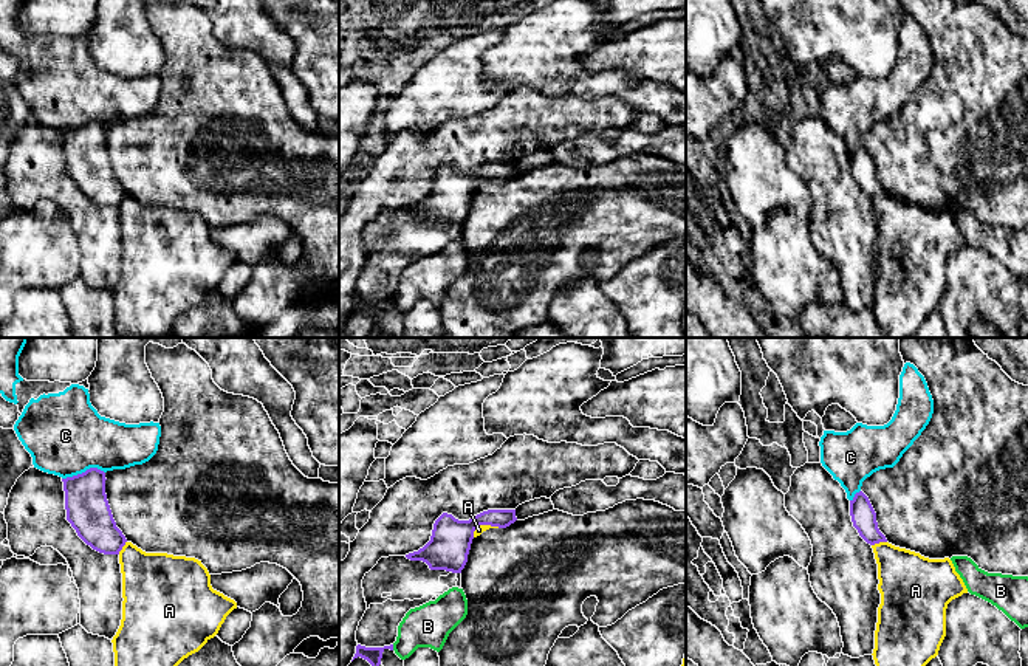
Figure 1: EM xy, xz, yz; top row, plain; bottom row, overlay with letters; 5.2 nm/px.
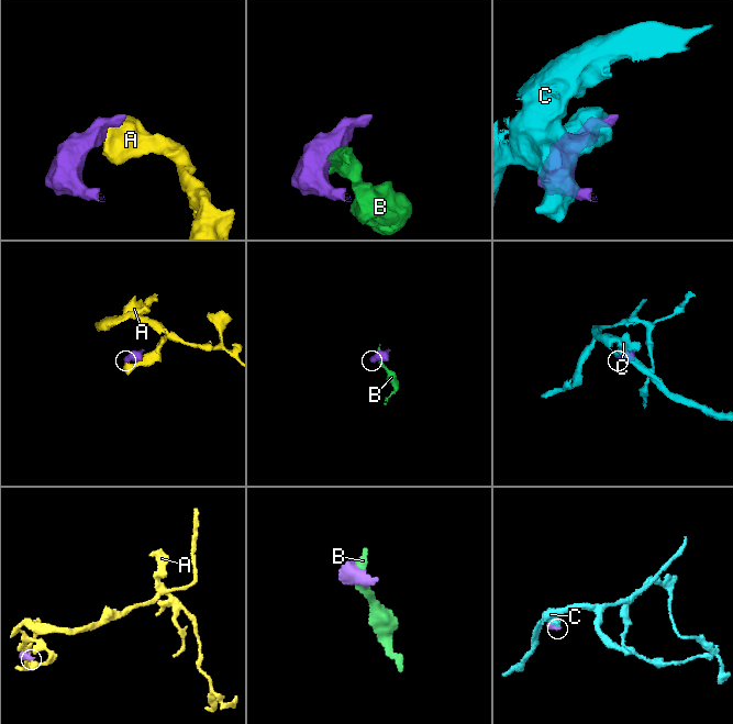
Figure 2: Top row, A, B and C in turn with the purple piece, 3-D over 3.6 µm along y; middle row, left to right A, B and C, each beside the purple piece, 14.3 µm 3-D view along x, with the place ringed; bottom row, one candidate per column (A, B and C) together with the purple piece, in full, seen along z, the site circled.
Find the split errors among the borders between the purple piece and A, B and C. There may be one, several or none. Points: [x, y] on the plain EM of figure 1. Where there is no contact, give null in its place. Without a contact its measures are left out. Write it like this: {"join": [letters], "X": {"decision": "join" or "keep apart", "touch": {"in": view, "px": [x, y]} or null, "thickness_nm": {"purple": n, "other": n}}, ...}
{"join": [], "A": {"decision": "keep apart", "touch": {"in": "yz", "px": [878, 195]}, "thickness_nm": {"purple": 130, "other": 300}}, "B": {"decision": "keep apart", "touch": {"in": "xz", "px": [392, 301]}, "thickness_nm": {"purple": 90, "other": 220}}, "C": {"decision": "keep apart", "touch": {"in": "xy", "px": [82, 126]}, "thickness_nm": {"purple": 220, "other": 420}}}

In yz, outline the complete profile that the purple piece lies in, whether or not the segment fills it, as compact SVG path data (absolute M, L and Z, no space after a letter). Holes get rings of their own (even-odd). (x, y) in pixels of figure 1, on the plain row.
M862 144L856 146L850 153L850 169L853 180L867 197L887 195L886 189L878 181L876 166Z

